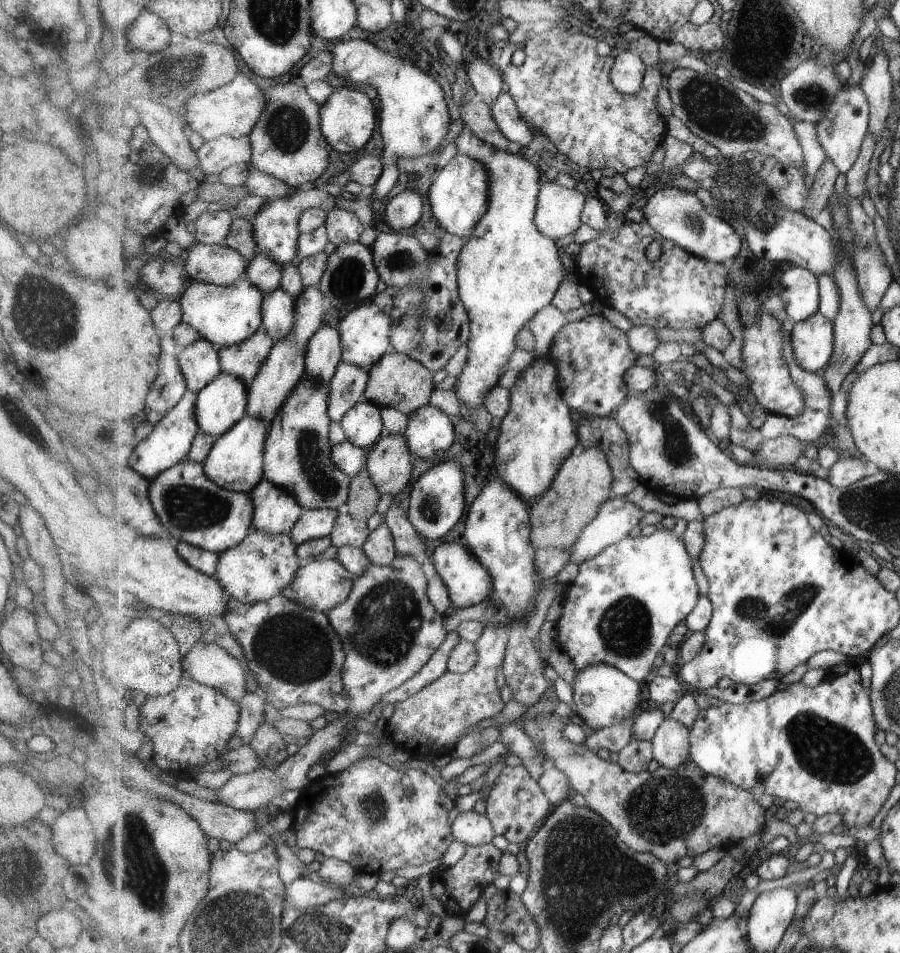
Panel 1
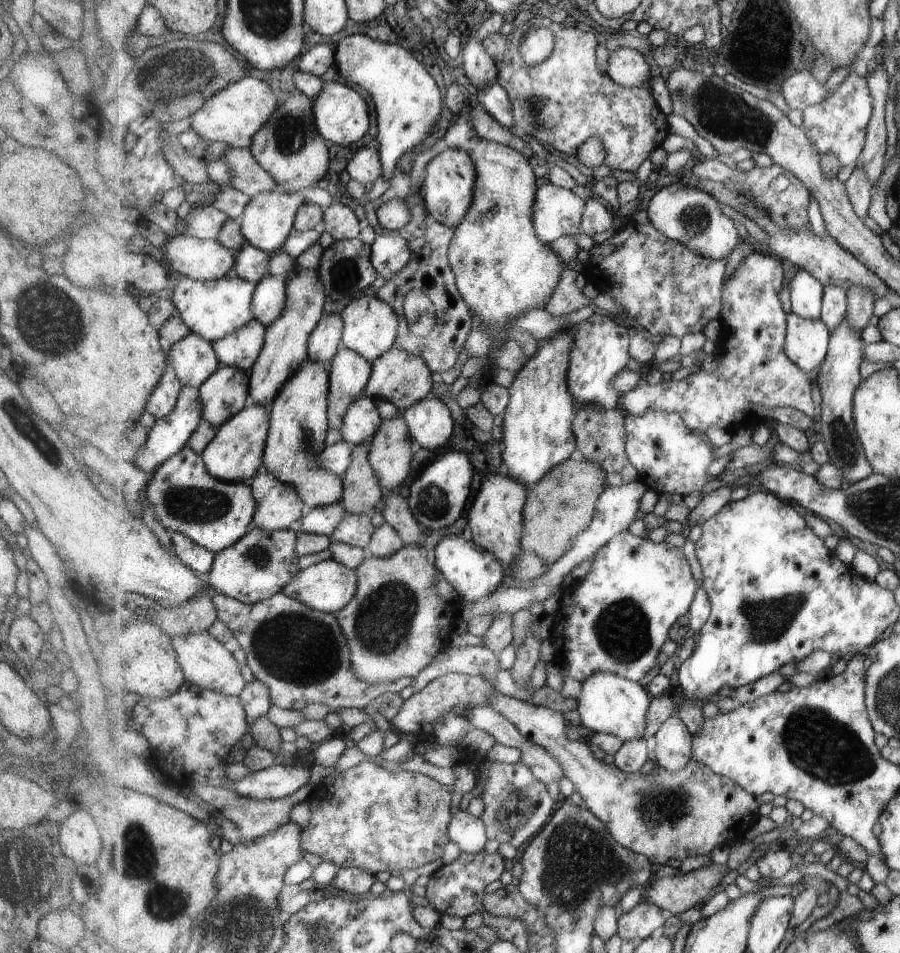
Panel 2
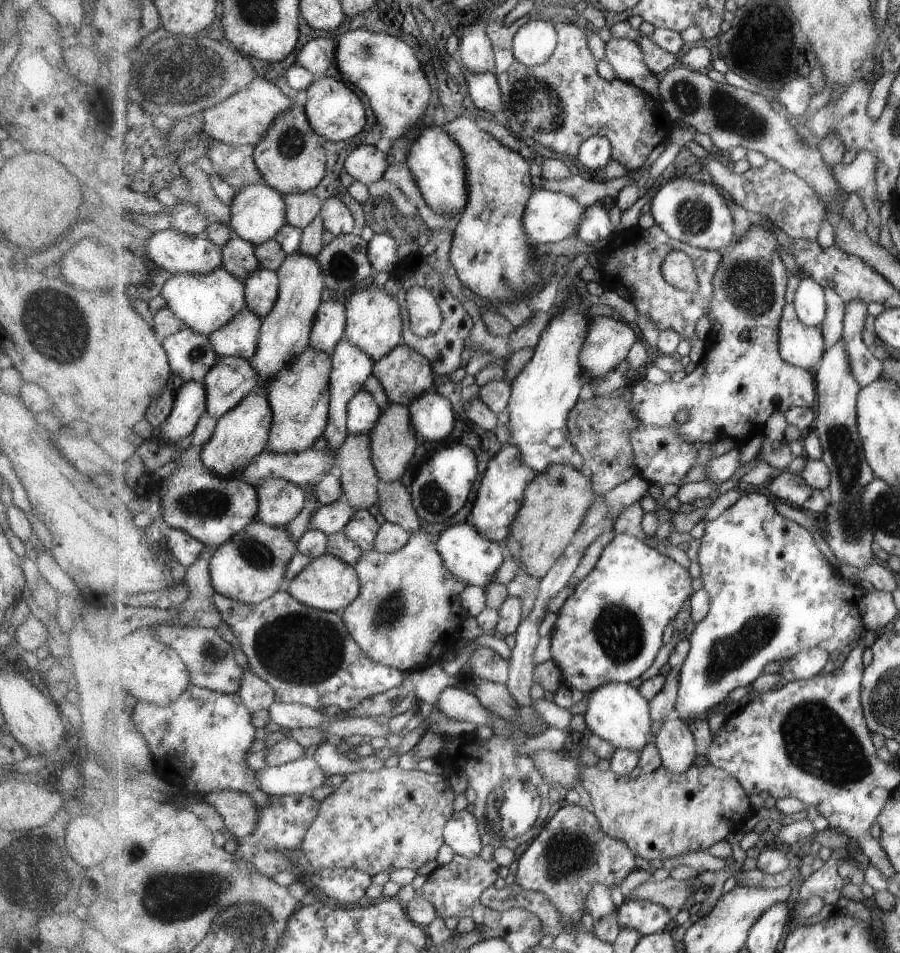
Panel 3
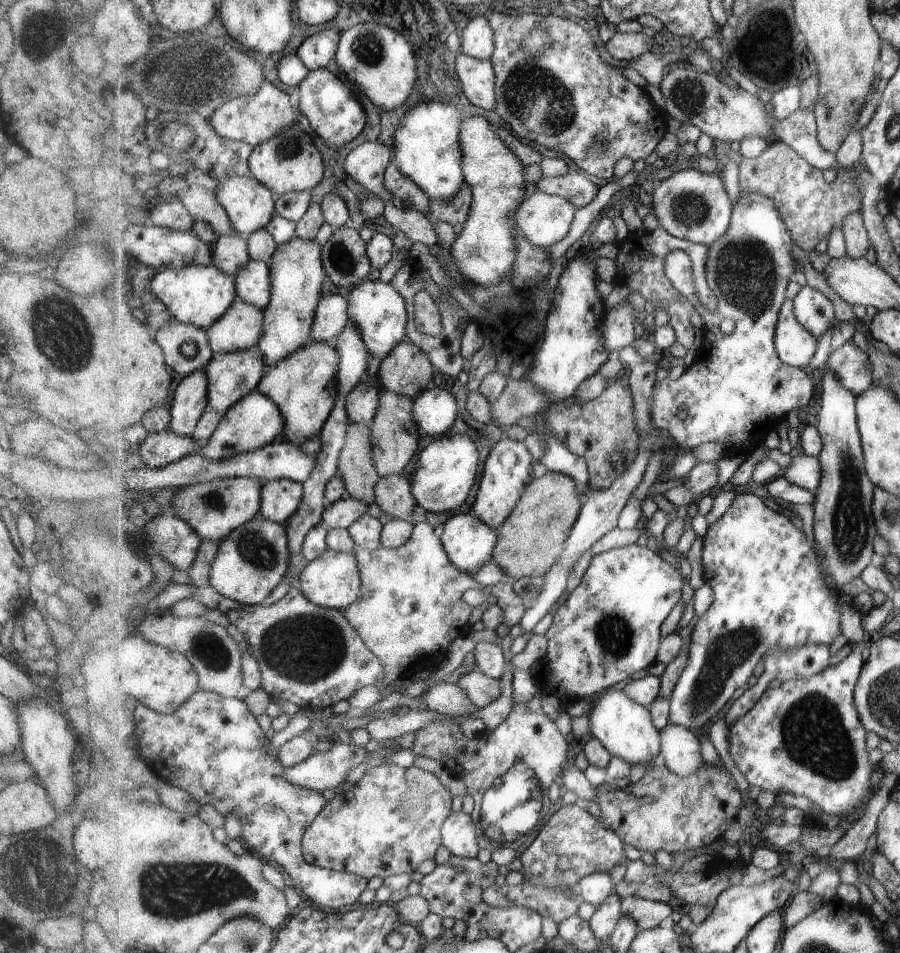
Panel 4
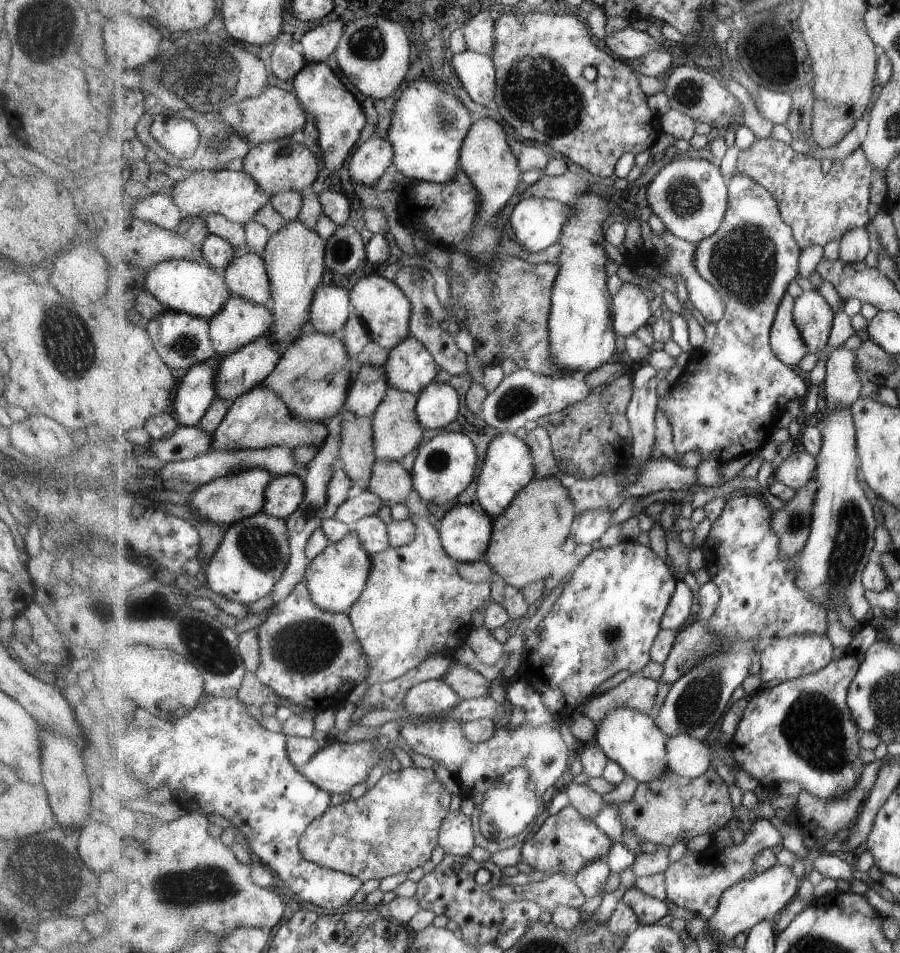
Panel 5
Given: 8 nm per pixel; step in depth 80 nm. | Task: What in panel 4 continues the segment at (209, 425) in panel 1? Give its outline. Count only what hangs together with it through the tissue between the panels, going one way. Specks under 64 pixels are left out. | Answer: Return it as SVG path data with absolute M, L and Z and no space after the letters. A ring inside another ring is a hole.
M259 348L229 354L215 353L214 359L211 360L206 368L209 408L225 414L229 408L233 407L244 396L250 395L254 390L258 390L259 383L262 382L267 370L267 359Z

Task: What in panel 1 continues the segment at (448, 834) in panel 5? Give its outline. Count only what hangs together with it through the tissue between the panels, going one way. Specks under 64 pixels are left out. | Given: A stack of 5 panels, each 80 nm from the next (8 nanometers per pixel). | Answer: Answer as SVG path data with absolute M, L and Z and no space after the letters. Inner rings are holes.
M473 811L460 813L452 823L452 833L465 847L480 847L490 843L496 832L492 820L485 814Z

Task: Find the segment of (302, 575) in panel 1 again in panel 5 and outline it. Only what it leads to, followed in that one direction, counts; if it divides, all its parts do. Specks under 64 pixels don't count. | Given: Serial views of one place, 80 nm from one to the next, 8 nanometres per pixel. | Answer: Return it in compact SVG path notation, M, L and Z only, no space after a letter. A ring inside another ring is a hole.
M351 527L351 531L343 540L330 542L329 546L309 563L305 582L316 605L332 613L347 613L365 592L370 580L371 567L370 552L358 532L353 531Z

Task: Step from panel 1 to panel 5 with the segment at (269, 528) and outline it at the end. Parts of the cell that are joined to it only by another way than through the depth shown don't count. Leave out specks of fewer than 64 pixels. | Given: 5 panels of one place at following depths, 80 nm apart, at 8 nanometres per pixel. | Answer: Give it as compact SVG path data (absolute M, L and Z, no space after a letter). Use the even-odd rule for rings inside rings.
M283 475L271 479L266 488L266 504L263 511L288 519L306 499L306 482L297 475Z

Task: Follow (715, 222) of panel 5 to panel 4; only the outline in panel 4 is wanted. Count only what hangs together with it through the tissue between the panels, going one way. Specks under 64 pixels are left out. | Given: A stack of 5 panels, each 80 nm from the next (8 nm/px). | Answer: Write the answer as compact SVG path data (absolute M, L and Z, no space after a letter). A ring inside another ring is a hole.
M686 168L669 172L668 177L660 182L653 192L653 203L649 210L657 215L660 226L673 236L710 247L728 233L734 204L718 170L709 173L707 170Z

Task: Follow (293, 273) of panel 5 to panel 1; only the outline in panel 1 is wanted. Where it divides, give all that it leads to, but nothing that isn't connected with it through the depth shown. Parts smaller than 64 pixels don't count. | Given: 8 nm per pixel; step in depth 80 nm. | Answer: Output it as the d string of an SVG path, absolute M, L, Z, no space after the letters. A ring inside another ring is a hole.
M321 286L305 288L296 298L294 308L294 321L290 333L282 339L274 340L274 347L263 363L262 370L248 385L250 398L248 413L264 423L271 424L278 417L283 405L289 400L289 396L298 387L298 384L307 376L306 354L307 345L313 335L323 326L323 318L327 311L327 300Z

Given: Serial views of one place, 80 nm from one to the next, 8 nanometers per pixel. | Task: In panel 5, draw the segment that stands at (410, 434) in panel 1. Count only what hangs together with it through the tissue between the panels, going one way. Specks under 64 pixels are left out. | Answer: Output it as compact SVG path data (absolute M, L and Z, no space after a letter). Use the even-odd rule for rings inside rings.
M448 382L431 383L418 395L416 411L424 428L447 428L462 414L459 392Z

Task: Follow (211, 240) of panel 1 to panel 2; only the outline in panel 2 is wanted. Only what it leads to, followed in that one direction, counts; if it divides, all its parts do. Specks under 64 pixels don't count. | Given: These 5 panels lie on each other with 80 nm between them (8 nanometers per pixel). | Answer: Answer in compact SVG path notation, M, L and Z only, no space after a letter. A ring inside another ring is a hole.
M212 204L192 206L188 216L183 219L185 232L200 239L213 239L218 237L221 227L229 217L214 208Z

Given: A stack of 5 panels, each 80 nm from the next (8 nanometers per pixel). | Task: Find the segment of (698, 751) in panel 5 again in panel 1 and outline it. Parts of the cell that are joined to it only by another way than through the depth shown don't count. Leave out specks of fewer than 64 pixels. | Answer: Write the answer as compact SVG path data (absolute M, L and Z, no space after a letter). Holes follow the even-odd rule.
M667 717L651 741L654 744L654 758L659 766L675 770L690 757L689 727L674 718Z

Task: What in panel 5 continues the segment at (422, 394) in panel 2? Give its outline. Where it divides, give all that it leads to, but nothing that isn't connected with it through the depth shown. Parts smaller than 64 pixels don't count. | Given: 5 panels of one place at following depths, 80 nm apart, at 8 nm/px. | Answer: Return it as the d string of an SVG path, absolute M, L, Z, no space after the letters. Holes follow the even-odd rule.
M407 337L390 351L386 369L389 384L419 395L439 374L438 364L428 346L415 337Z

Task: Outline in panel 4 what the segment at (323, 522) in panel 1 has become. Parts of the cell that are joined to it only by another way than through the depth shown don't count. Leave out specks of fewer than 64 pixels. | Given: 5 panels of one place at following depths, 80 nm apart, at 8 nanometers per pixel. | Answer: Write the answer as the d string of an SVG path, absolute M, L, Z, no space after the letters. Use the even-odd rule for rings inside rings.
M346 497L338 500L335 504L329 505L325 511L323 522L329 528L348 529L353 526L371 508L368 502L357 497Z

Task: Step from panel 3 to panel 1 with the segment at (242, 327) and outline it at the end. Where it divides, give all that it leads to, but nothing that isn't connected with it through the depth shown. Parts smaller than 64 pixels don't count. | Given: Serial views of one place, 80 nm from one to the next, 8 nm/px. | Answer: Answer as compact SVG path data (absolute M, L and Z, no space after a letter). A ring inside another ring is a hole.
M261 328L247 340L221 348L222 370L244 379L249 385L262 370L273 347L274 338Z

